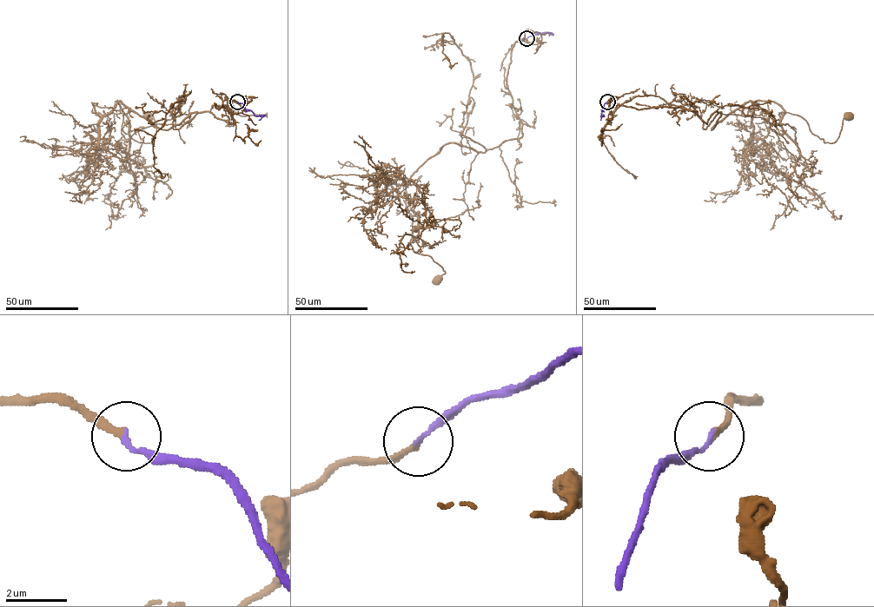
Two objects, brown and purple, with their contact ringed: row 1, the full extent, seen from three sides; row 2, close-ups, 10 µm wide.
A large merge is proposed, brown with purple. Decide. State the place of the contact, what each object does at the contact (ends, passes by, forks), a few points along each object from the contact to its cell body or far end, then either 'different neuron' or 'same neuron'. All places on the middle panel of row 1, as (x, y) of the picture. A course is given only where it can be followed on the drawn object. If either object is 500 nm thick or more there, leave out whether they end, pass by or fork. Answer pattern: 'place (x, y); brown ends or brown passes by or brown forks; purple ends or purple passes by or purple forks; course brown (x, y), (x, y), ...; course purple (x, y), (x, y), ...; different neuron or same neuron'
place (526, 38); brown ends; purple ends; course brown (526, 38), (506, 82), (522, 135), (447, 143), (406, 188), (410, 243), (438, 280); course purple (526, 38), (534, 34), (551, 33), (547, 31); same neuron

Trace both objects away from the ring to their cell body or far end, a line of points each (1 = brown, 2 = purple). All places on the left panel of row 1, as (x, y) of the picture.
1: (237, 102), (218, 108), (231, 123), (195, 112), (161, 129), (117, 100), (126, 139), (150, 143), (149, 116)
2: (237, 102), (255, 115), (261, 116), (259, 120)

